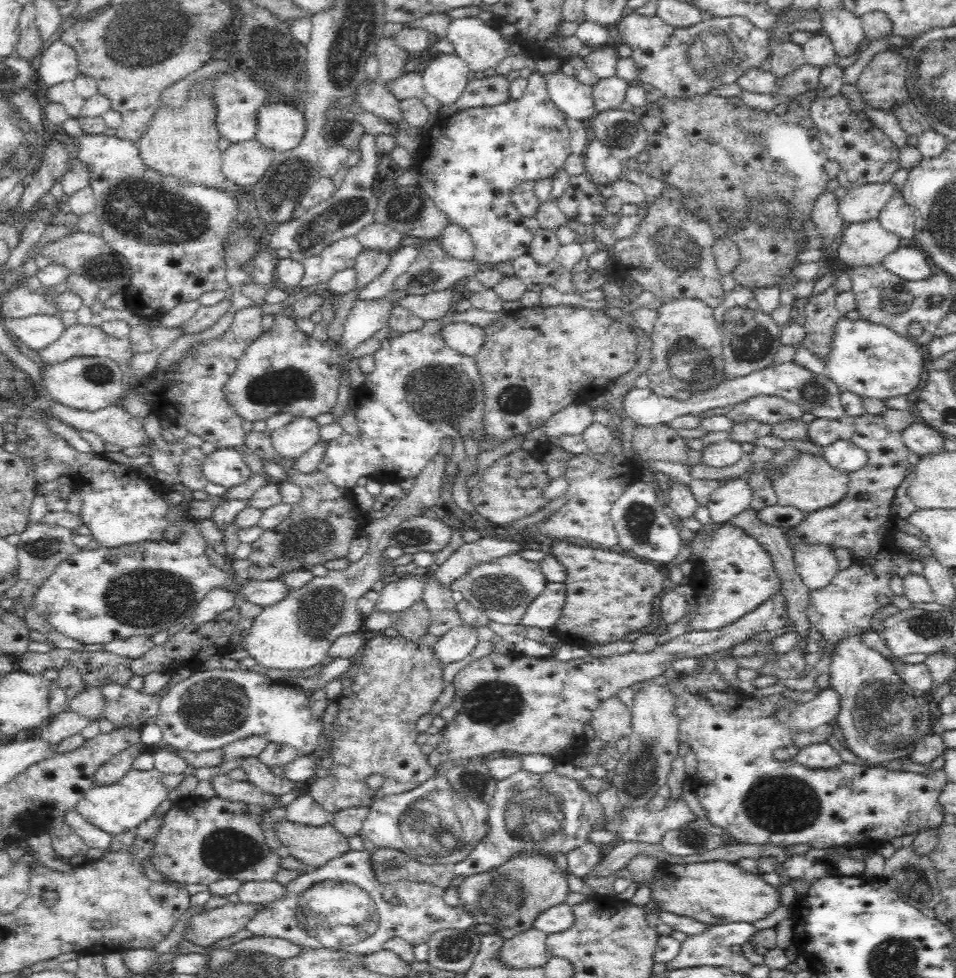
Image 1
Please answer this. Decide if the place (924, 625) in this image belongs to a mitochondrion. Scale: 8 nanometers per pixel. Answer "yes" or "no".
yes

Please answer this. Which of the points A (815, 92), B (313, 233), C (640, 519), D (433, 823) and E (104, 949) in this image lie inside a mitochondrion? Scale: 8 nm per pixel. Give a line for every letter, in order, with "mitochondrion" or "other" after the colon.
A: other
B: mitochondrion
C: mitochondrion
D: mitochondrion
E: other

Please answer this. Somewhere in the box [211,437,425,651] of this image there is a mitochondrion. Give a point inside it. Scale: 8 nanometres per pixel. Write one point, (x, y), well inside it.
(303, 538)

